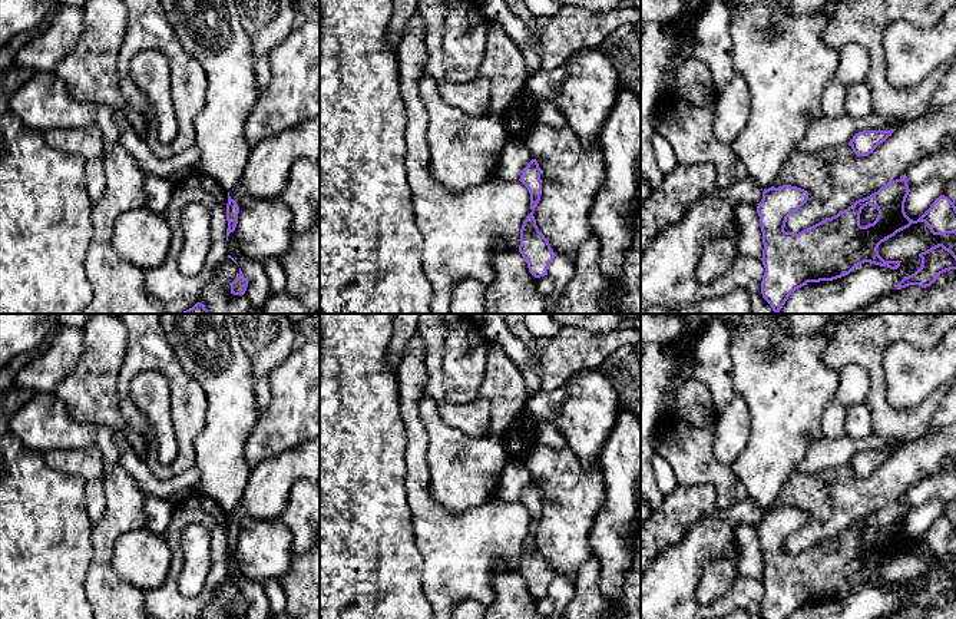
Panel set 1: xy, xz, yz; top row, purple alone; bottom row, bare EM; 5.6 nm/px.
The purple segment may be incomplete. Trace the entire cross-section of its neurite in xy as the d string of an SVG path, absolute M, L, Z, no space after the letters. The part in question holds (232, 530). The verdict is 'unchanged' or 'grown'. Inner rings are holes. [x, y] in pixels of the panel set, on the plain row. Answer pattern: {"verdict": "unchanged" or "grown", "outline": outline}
{"verdict": "unchanged", "outline": "M228 513L228 524L226 524L226 542L228 542L226 562L228 562L229 555L234 553L235 549L236 549L238 534L239 534L239 527L238 527L238 524L229 517L229 513Z"}

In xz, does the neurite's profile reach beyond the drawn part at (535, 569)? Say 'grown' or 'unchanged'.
unchanged

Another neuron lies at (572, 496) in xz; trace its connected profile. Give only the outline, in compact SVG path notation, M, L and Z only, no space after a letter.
M542 444L533 447L525 464L540 489L542 516L532 532L536 546L556 576L575 582L580 566L593 555L589 534L605 500L603 469L599 463L582 467L568 446L553 450Z

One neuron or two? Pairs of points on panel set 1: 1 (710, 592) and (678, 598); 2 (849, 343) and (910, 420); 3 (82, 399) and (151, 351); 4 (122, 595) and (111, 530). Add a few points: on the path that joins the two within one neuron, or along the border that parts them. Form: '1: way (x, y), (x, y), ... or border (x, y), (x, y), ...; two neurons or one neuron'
1: border (708, 563), (695, 589), (697, 603); two neurons
2: way (872, 366), (877, 378), (877, 401), (887, 411); one neuron
3: border (126, 341), (126, 354), (116, 381), (118, 409); two neurons
4: way (106, 579), (103, 576), (103, 546); one neuron

